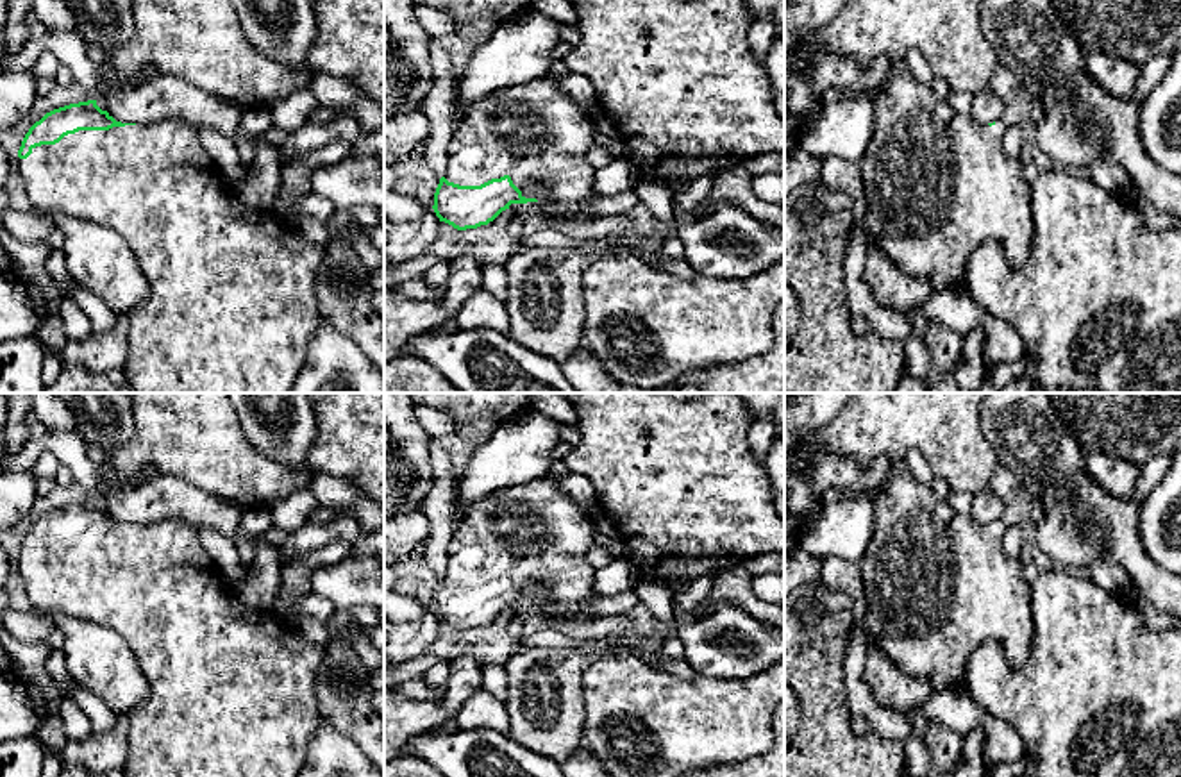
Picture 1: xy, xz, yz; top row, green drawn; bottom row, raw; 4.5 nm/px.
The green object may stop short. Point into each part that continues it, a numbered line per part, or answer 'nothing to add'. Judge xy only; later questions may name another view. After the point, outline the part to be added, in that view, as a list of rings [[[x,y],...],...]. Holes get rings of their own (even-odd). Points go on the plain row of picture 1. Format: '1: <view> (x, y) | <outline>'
1: xy (231, 692) | [[[168,516],[147,525],[113,527],[109,531],[79,531],[64,536],[55,545],[32,548],[27,559],[18,559],[18,570],[34,611],[57,609],[63,614],[88,623],[98,623],[118,632],[134,652],[143,672],[148,695],[129,713],[129,756],[125,761],[127,777],[298,777],[307,763],[309,741],[322,725],[316,700],[318,668],[323,659],[323,647],[300,634],[293,622],[275,611],[252,611],[243,606],[234,588],[227,584],[200,541],[198,531],[186,520]]]

